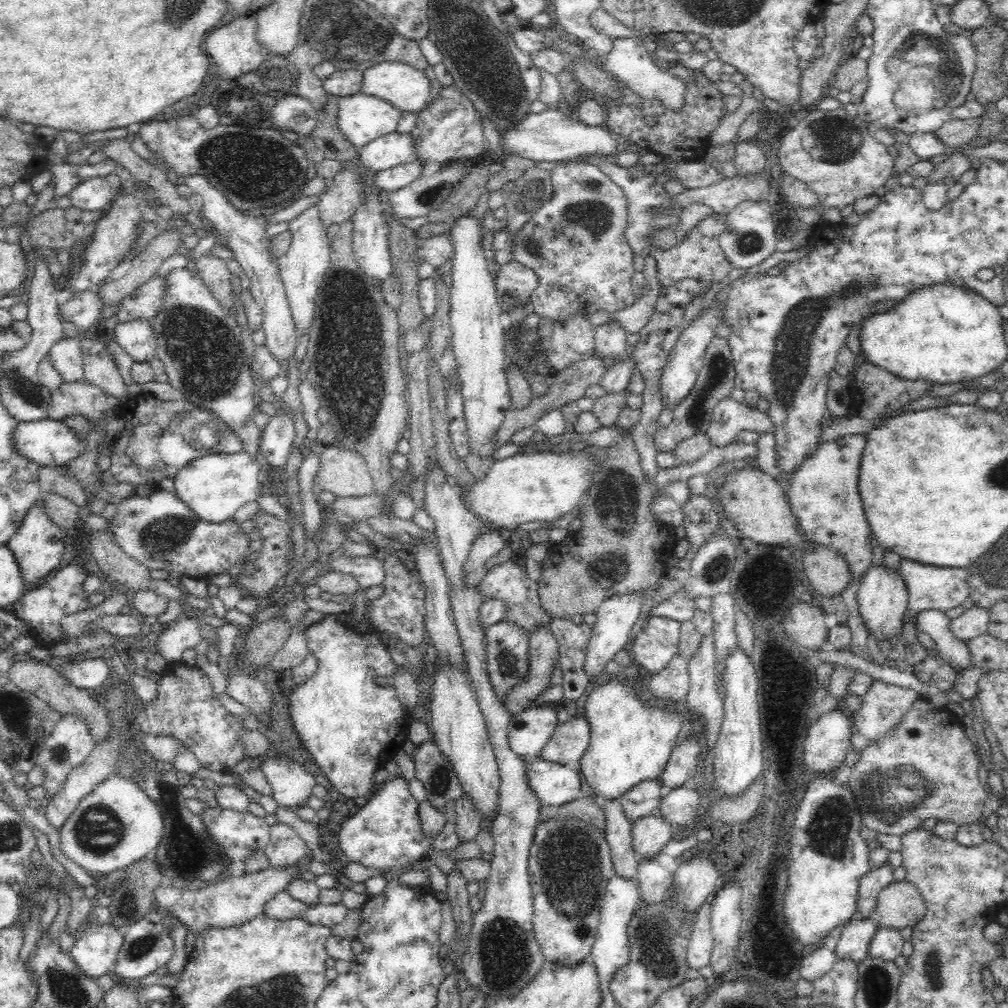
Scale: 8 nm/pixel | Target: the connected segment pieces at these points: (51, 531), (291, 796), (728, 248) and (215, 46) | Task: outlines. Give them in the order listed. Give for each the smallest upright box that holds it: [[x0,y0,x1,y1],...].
[[7,497,66,588],[259,758,315,808],[719,202,777,271],[203,16,272,78]]

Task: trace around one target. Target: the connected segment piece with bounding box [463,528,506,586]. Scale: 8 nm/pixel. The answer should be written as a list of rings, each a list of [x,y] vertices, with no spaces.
[[[496,528],[489,529],[488,532],[483,532],[478,535],[478,538],[473,542],[471,551],[469,552],[468,558],[463,566],[463,571],[465,572],[465,577],[467,584],[472,586],[477,585],[483,578],[484,574],[488,570],[486,566],[490,559],[498,554],[506,542],[506,535],[503,532],[499,532]]]

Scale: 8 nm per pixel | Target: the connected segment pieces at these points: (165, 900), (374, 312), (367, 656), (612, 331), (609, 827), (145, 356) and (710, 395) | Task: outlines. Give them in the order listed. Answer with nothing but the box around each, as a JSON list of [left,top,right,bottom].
[[154,858,308,935],[307,220,408,494],[290,611,411,798],[594,321,627,360],[597,798,639,878],[111,318,157,362],[653,337,736,452]]

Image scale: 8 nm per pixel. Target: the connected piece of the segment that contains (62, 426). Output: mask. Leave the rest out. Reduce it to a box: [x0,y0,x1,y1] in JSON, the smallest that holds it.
[15,418,87,466]

